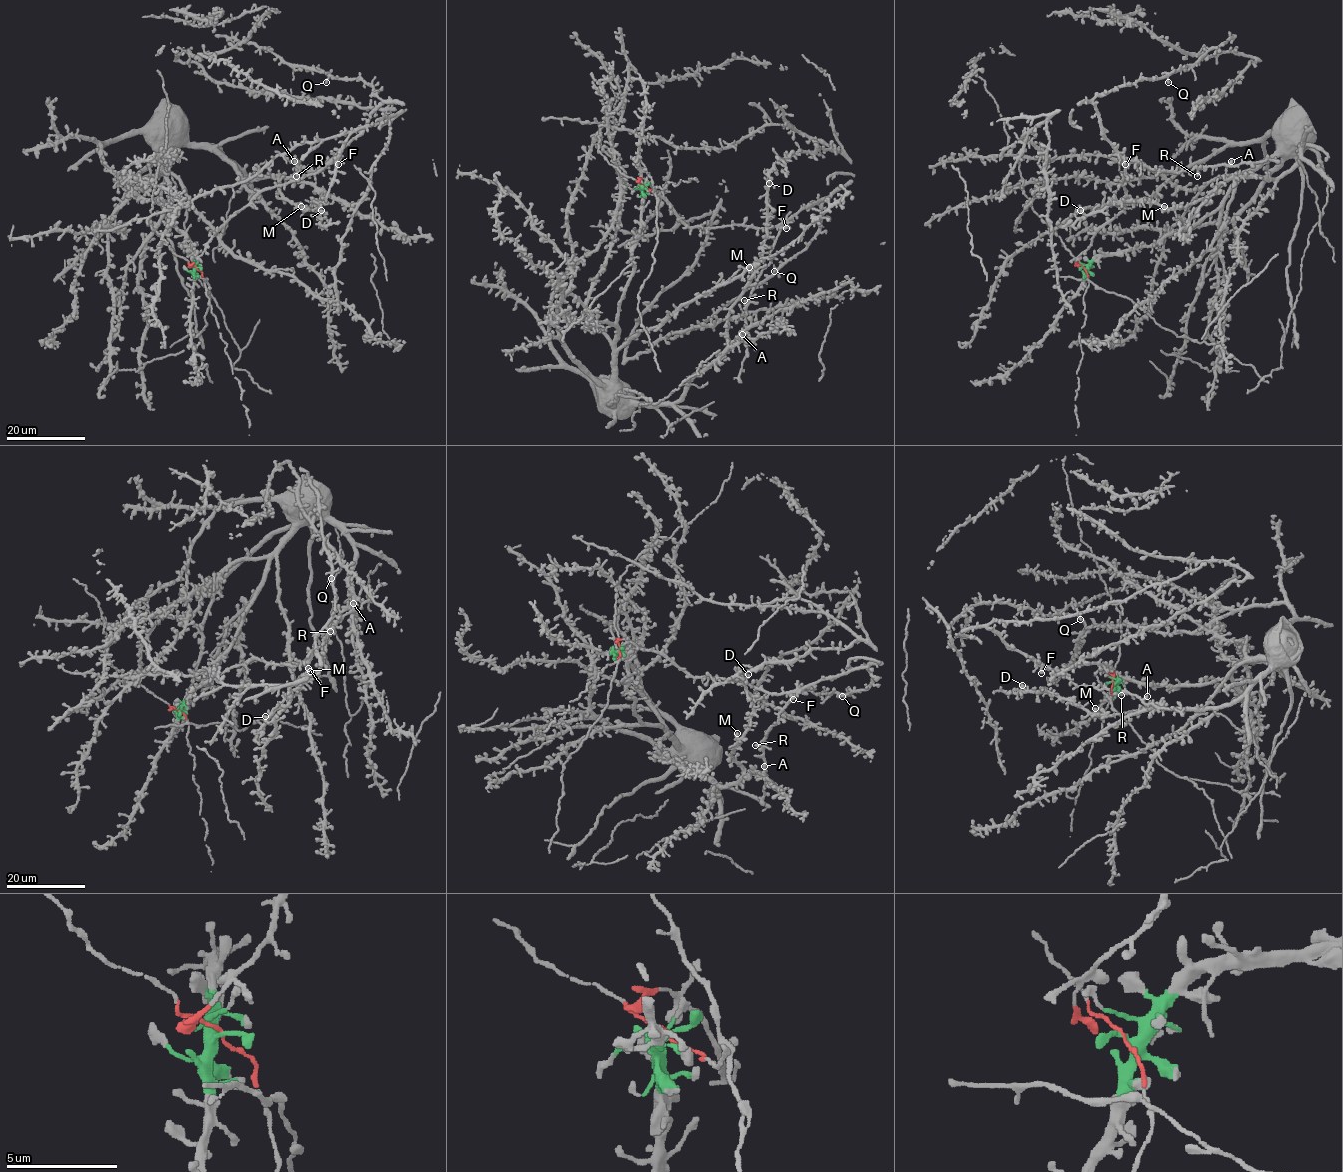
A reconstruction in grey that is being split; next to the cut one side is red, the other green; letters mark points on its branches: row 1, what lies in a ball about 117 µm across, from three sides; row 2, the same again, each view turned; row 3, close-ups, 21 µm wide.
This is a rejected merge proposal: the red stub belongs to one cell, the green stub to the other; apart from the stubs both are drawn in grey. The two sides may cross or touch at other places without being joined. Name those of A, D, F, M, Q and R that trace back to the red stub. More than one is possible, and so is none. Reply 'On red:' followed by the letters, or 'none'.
On red: A, F, Q, R

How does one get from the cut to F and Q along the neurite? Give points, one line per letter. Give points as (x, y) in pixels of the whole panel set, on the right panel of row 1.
F: (1083, 268), (1075, 260), (1090, 245), (1093, 235), (1123, 209), (1122, 158), (1125, 164)
Q: (1083, 268), (1075, 260), (1124, 196), (1121, 156), (1092, 101), (1141, 80), (1169, 83)

